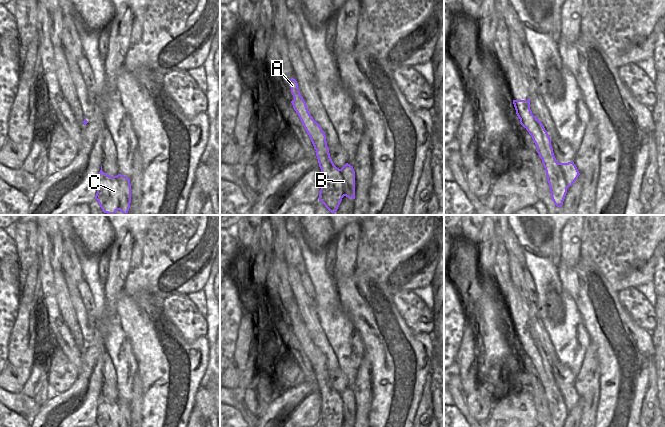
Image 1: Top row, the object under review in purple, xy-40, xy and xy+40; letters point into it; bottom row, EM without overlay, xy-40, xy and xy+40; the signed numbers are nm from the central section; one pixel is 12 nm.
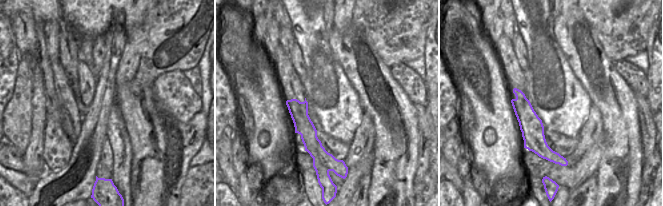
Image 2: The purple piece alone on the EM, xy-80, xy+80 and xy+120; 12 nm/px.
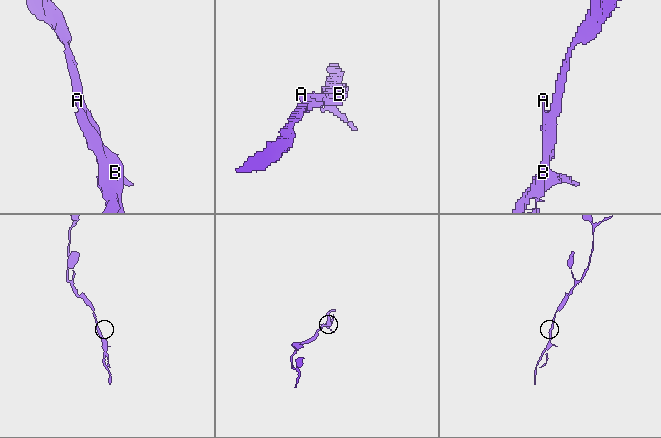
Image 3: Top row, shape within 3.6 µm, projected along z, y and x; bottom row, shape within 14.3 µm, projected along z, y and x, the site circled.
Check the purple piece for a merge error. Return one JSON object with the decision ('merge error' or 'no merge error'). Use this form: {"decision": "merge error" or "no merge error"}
{"decision": "merge error"}

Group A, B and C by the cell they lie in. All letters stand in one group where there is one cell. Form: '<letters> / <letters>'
A C / B

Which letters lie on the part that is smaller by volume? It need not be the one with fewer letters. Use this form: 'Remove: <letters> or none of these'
Remove: A, C

